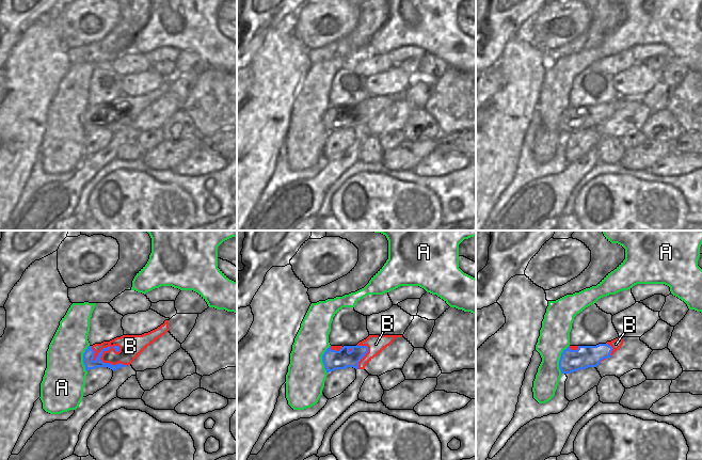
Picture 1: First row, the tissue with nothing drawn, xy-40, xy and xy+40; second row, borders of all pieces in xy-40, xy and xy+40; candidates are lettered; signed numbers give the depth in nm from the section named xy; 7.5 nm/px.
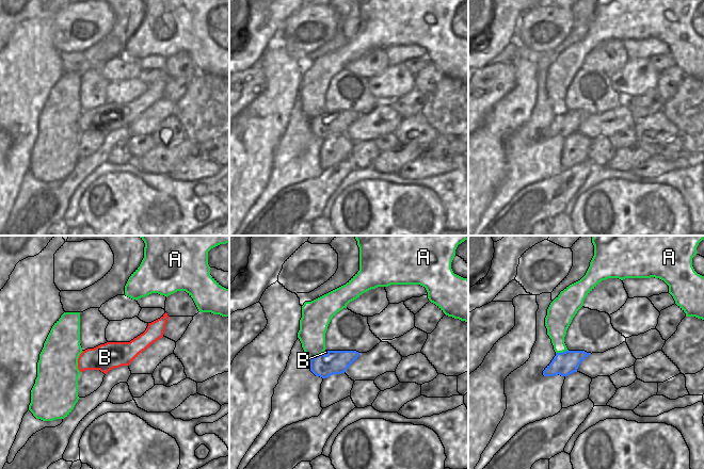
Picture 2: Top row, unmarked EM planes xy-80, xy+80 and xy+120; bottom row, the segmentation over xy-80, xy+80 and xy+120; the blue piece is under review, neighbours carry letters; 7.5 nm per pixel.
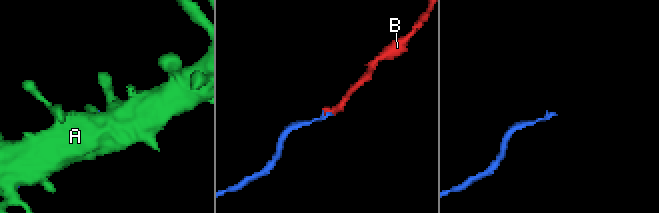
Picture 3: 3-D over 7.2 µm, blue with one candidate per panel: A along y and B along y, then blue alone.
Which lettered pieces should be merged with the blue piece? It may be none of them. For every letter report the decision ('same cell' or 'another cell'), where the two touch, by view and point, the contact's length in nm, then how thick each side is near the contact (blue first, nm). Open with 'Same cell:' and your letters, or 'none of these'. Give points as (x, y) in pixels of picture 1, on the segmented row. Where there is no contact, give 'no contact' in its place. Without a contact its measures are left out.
Same cell: B
A: another cell | xy+40 (560, 359) | 220 nm | 170/220 nm
B: same cell | xy-40 (99, 359) | 320 nm | 80/170 nm

